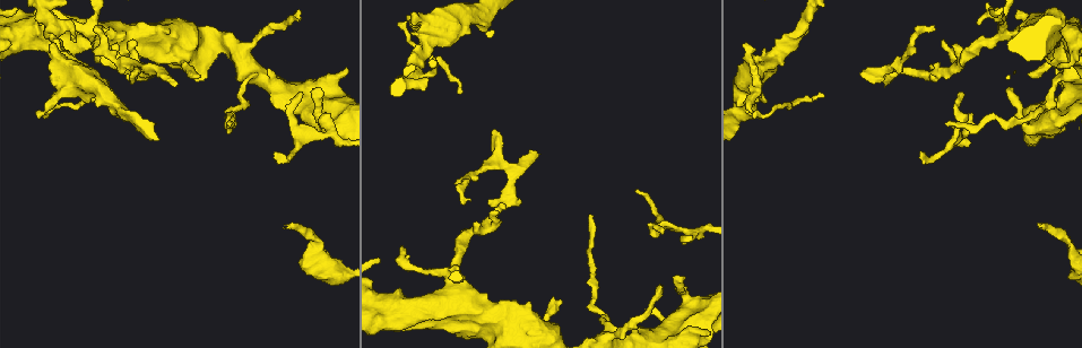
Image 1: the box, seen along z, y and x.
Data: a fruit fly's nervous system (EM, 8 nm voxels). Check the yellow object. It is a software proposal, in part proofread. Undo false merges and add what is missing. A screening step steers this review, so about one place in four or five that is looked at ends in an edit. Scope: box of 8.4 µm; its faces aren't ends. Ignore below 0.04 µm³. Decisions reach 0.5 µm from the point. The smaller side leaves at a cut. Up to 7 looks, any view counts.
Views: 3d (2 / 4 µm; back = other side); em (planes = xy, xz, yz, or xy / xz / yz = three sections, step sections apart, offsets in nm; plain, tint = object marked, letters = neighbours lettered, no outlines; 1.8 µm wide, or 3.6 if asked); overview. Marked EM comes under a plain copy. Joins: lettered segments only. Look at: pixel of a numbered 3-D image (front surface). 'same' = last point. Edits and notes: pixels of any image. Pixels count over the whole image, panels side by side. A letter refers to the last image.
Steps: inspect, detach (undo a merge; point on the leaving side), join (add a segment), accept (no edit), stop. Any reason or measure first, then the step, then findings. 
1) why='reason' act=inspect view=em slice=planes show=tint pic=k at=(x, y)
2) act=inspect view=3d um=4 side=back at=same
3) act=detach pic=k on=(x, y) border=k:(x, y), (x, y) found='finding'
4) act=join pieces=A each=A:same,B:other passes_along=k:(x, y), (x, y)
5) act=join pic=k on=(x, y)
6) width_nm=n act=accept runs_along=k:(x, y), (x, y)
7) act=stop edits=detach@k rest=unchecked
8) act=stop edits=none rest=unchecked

why='four-way junction' act=inspect view=em slice=planes show=letters pic=1 at=(457, 291)

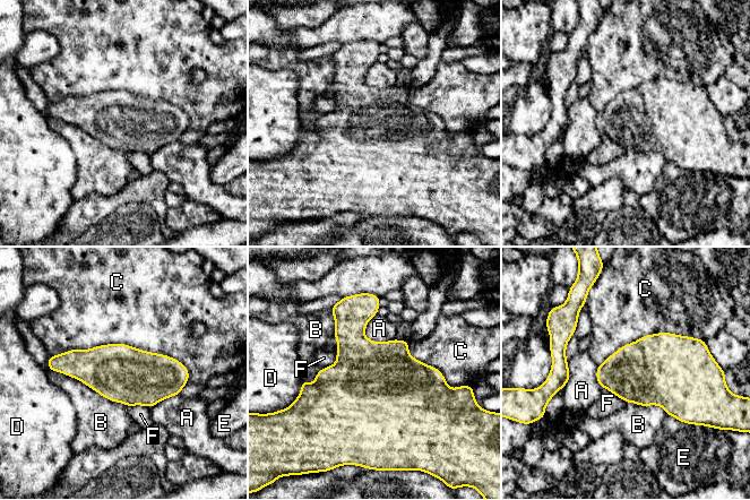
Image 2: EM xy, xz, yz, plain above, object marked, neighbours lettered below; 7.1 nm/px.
width_nm=420 act=accept each=A:other,B:other,C:other,D:other,E:other,F:other border=2:(336, 351), (336, 361), (322, 368) found='continuous, no second neuron'

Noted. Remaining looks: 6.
why='branch stops here' act=inspect view=em slice=yz step=16 show=letters pic=1 at=(865, 78)

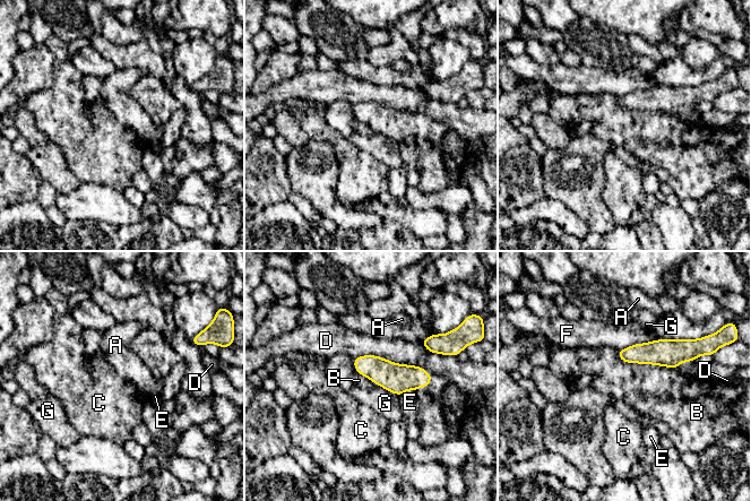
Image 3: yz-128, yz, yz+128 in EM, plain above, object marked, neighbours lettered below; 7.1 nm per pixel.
act=inspect view=em slice=xy step=8 show=letters at=same

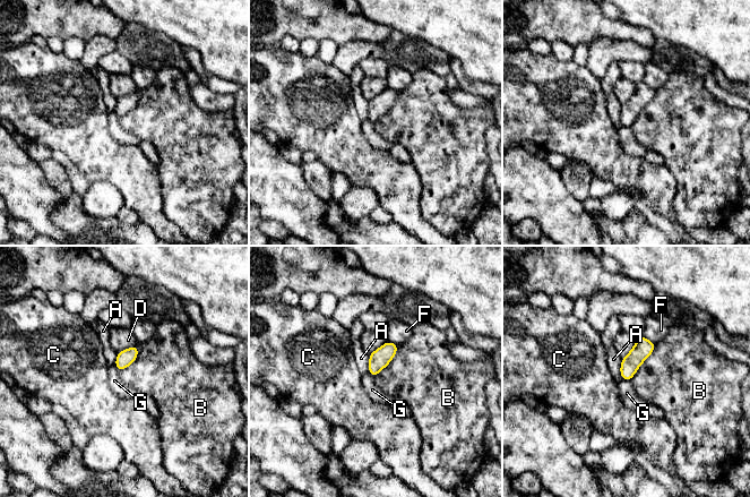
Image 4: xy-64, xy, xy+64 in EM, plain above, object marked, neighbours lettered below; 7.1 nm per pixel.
width_nm=120 act=accept each=A:other,B:other,C:other,D:other,F:other,G:other border=4:(656, 343), (653, 352), (629, 380) found='no lettered segment goes on from it'

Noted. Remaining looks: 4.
why='free end' act=inspect view=3d um=4 pic=1 at=(70, 37)

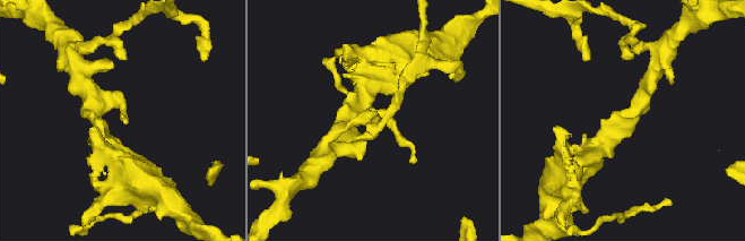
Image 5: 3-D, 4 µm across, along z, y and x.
act=inspect view=em slice=xy step=4 show=tint pic=5 at=(122, 117)

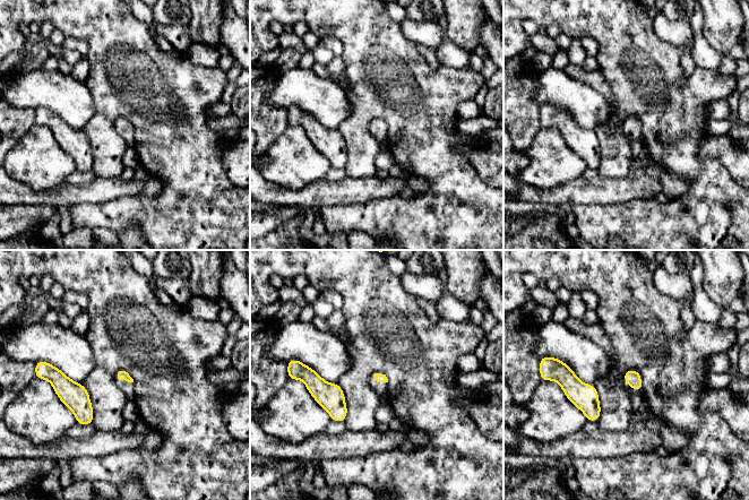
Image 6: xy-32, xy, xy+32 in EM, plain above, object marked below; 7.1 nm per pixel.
why='what lies round it' act=inspect view=em slice=xy step=4 show=letters at=same

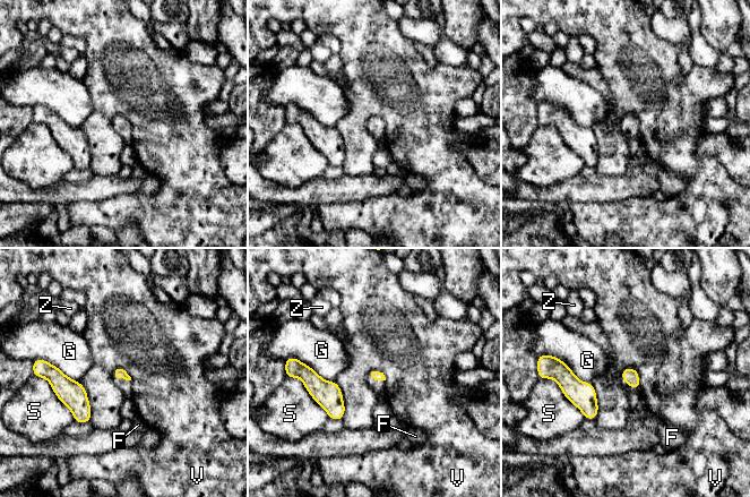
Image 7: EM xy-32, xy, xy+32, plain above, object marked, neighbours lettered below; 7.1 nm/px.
longest_contact=S:380nm act=accept each=F:other,G:other,S:other,V:other,Z:other border=7:(623, 368), (637, 371), (640, 388) found='no lettered segment goes on from it'

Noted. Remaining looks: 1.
act=stop edits=none rest=unchecked

